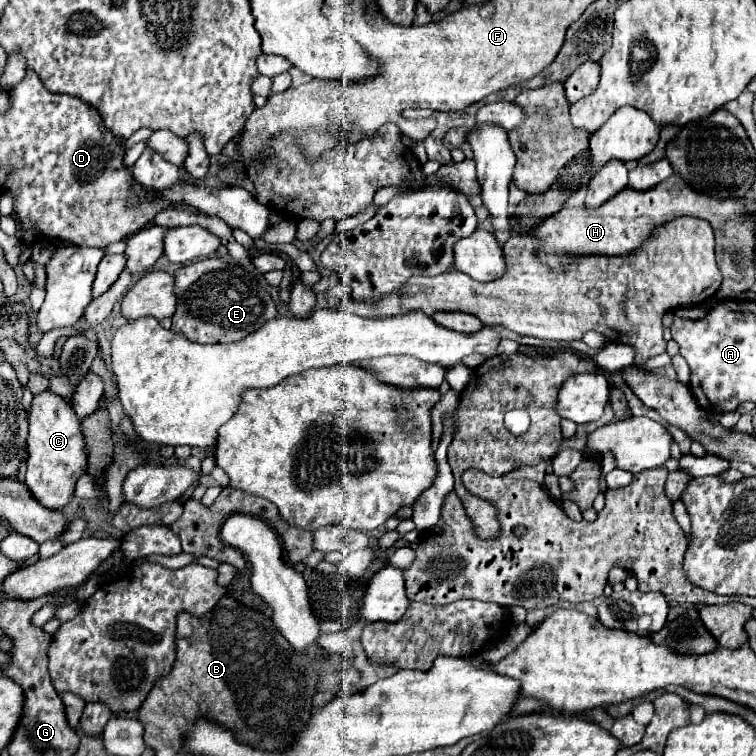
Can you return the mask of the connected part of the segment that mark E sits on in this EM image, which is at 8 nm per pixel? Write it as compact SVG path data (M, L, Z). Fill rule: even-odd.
M218 256L182 266L174 274L174 292L178 306L172 316L172 332L198 344L238 342L278 314L274 300L260 288L252 274L238 264L224 262Z

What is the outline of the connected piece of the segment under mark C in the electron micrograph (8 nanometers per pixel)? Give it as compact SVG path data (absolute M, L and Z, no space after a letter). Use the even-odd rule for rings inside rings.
M42 392L34 396L32 410L28 414L30 434L28 434L28 472L26 486L36 496L36 500L48 510L62 510L74 498L74 486L78 478L86 472L88 452L80 430L80 420L70 402L64 398Z

